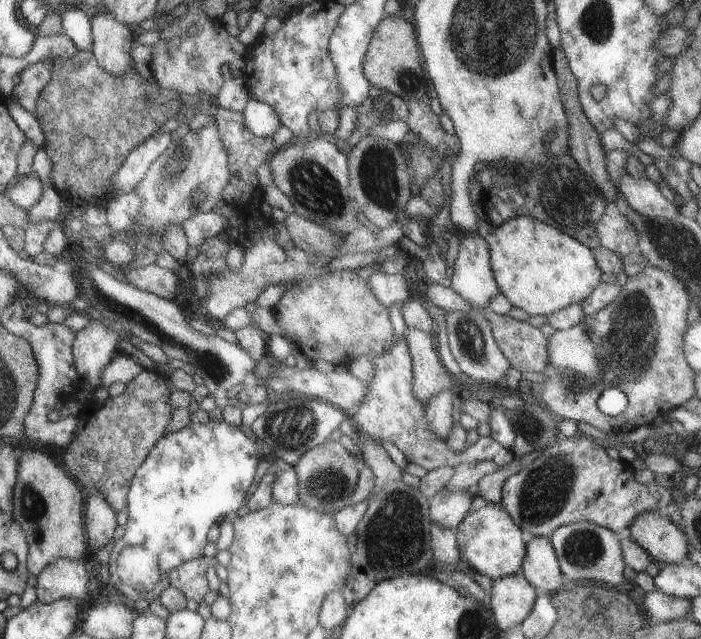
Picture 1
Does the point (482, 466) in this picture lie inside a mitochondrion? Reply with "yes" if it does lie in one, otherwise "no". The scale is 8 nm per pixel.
no

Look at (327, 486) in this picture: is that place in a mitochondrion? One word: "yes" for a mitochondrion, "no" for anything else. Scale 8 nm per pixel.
yes

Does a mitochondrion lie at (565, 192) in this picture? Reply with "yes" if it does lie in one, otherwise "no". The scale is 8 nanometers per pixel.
yes

